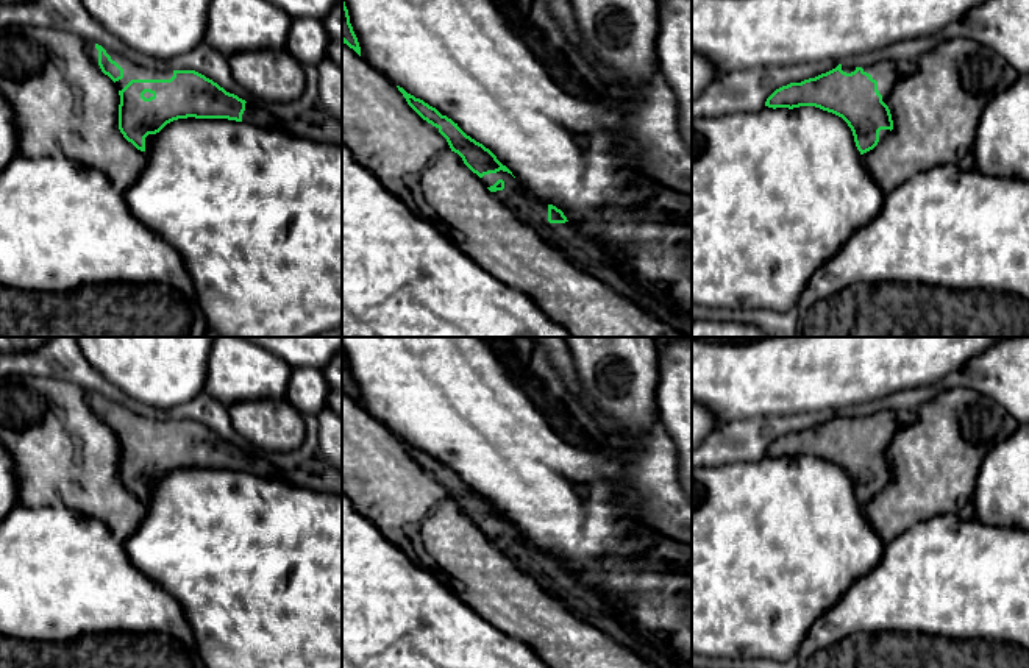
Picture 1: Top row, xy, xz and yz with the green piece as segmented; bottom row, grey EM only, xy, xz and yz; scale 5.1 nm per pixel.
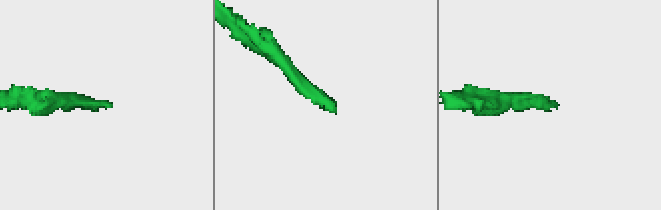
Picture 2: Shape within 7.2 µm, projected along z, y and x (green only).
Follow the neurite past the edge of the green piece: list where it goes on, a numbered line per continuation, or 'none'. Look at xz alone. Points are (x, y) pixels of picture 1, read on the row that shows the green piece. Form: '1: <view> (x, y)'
1: xz (597, 258)

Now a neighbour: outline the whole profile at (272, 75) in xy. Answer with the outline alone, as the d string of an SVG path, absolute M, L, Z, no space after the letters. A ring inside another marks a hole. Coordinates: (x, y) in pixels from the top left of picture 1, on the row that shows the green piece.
M284 47L240 52L228 58L234 80L264 103L300 100L308 84L303 64Z

